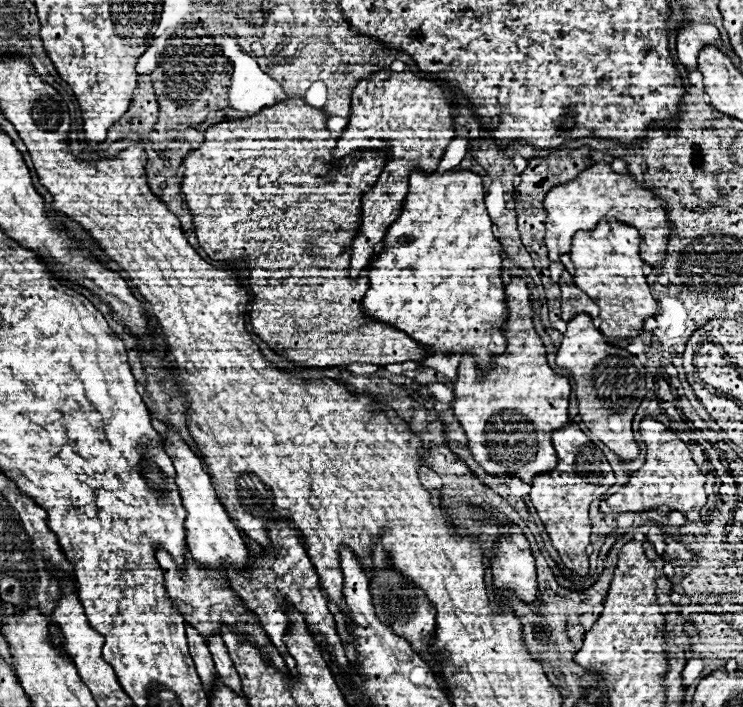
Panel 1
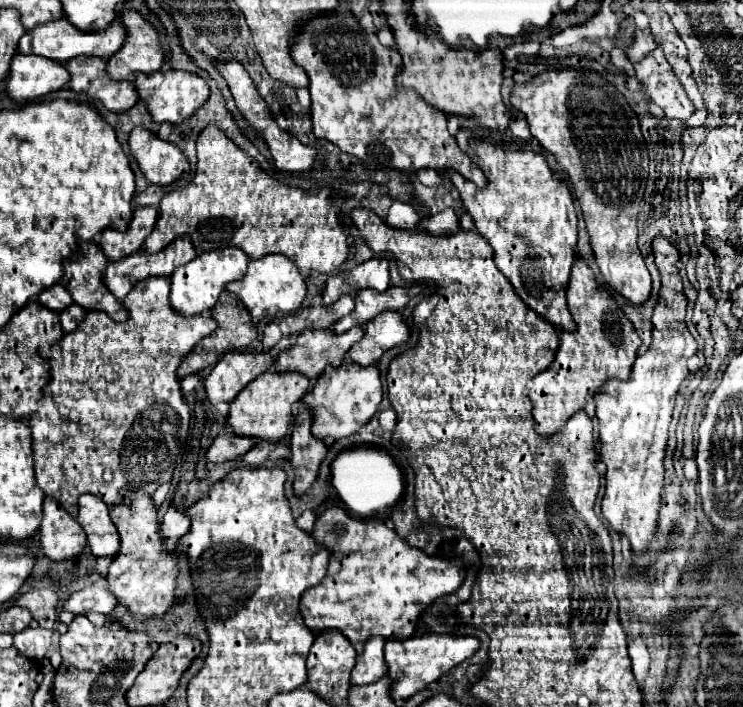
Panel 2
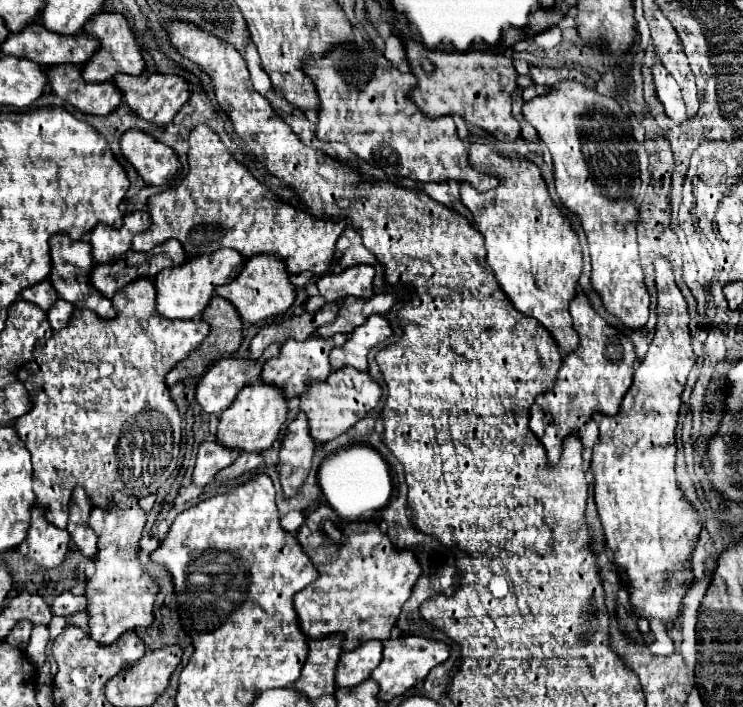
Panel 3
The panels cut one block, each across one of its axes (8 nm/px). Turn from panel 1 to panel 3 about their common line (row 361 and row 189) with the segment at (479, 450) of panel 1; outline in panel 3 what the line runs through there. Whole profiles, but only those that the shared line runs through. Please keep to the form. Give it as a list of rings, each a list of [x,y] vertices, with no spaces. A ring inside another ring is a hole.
[[[470,150],[470,164],[474,170],[486,172],[500,180],[500,186],[490,192],[460,192],[462,204],[472,212],[478,232],[484,236],[486,264],[494,270],[494,276],[504,294],[510,298],[512,306],[524,316],[536,318],[552,334],[562,356],[574,352],[578,346],[578,334],[572,326],[568,306],[576,296],[576,284],[582,274],[582,250],[578,244],[578,236],[570,228],[570,220],[562,216],[552,202],[546,190],[546,182],[542,180],[540,168],[536,164],[500,156],[492,150]]]

